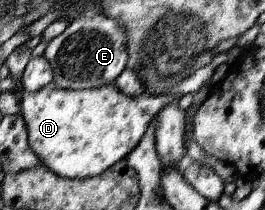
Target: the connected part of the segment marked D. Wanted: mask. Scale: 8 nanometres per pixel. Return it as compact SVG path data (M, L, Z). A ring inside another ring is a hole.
M115 83L101 88L87 90L63 90L63 88L43 87L37 92L21 92L21 112L27 126L27 142L31 150L39 157L41 164L46 165L54 173L68 179L90 179L102 175L115 162L126 158L127 154L141 142L151 120L159 111L171 104L173 98L181 98L181 92L151 96L141 94L135 98L125 96Z

